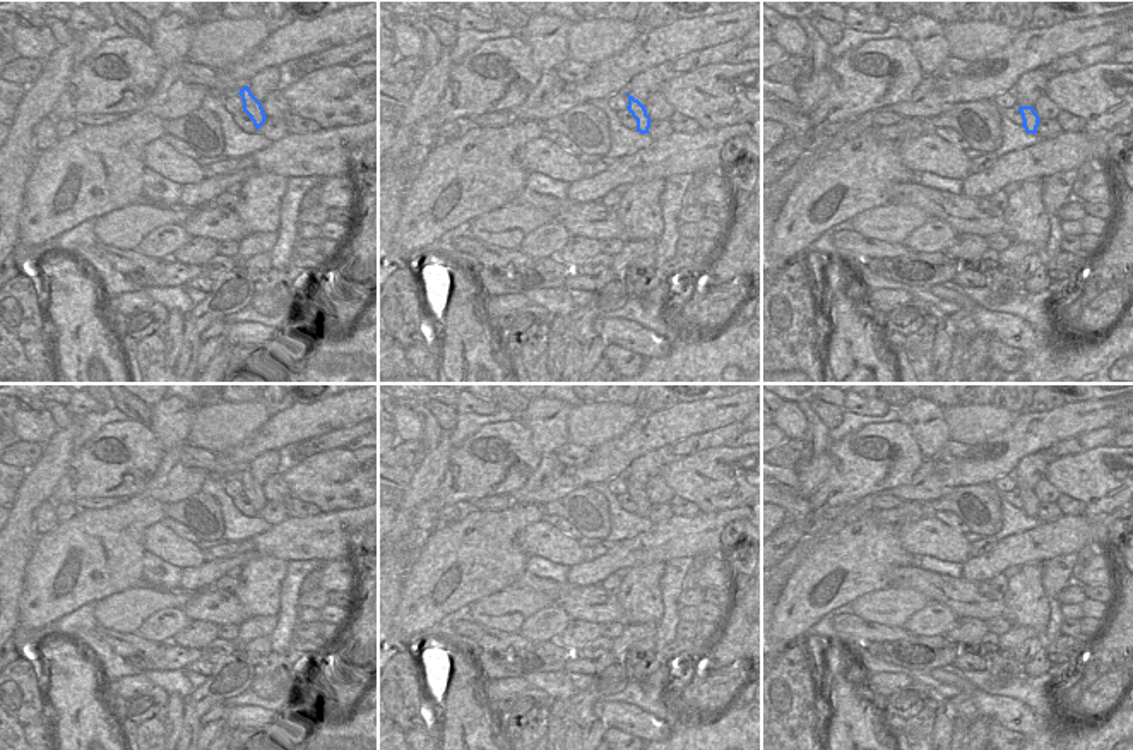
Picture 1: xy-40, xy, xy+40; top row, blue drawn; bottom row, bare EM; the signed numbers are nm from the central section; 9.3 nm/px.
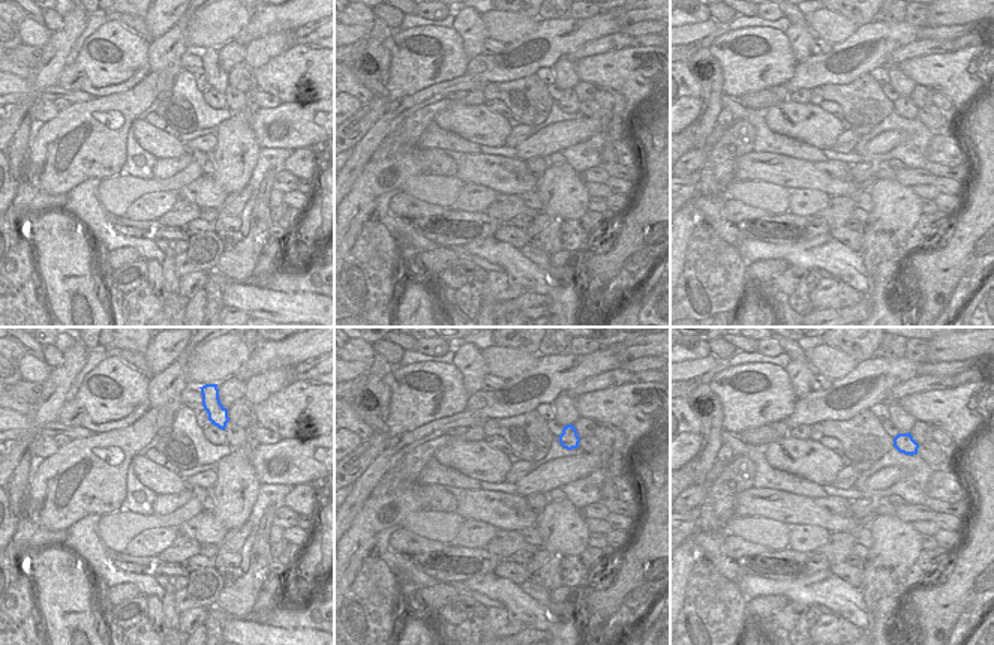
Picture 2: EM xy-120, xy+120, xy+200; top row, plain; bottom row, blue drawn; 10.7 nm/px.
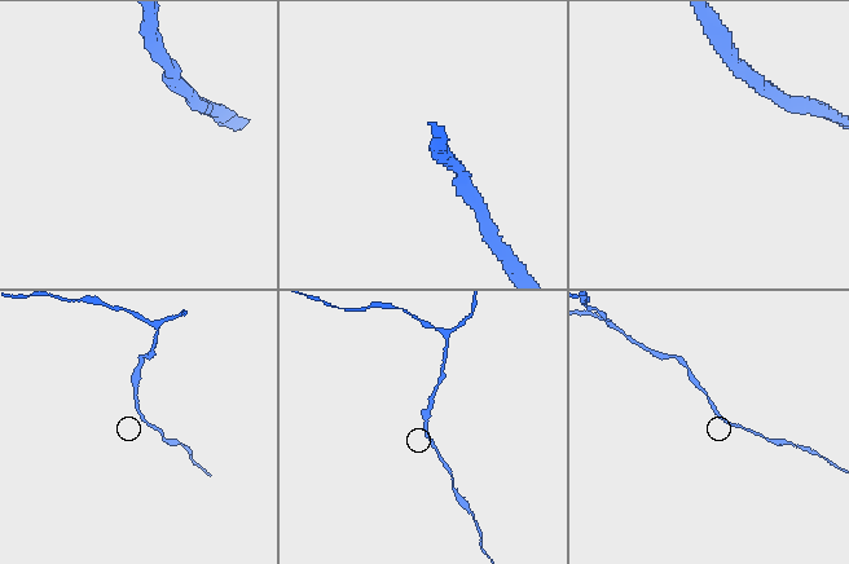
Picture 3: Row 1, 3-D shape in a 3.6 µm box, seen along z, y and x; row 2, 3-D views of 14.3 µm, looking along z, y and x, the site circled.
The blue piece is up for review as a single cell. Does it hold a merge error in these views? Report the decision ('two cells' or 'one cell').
one cell

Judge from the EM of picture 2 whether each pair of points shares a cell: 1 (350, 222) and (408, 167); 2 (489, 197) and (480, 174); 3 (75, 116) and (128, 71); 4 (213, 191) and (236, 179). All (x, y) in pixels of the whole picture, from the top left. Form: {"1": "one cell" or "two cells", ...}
{"1": "one cell", "2": "two cells", "3": "two cells", "4": "two cells"}

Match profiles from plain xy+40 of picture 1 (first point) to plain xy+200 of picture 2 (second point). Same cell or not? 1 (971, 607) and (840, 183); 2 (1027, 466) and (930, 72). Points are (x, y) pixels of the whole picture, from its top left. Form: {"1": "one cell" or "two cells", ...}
{"1": "one cell", "2": "two cells"}

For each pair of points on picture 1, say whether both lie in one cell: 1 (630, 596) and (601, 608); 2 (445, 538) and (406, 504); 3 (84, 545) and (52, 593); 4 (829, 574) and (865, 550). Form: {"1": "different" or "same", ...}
{"1": "different", "2": "different", "3": "same", "4": "same"}

